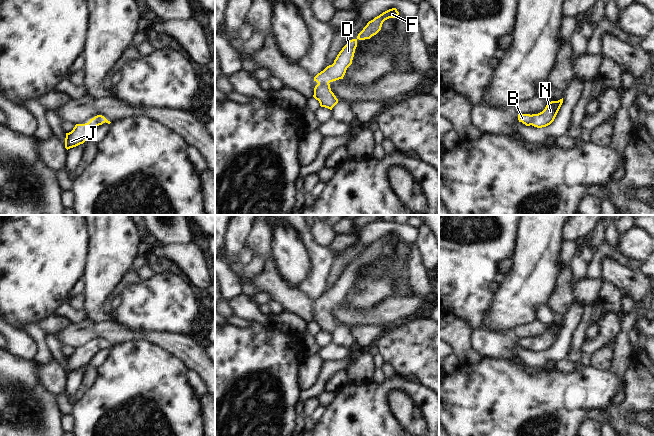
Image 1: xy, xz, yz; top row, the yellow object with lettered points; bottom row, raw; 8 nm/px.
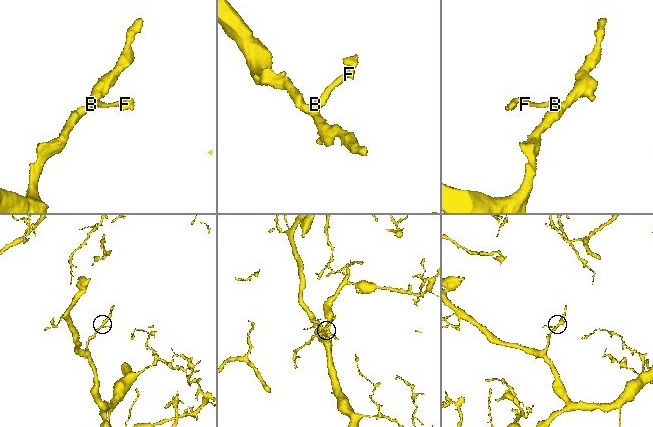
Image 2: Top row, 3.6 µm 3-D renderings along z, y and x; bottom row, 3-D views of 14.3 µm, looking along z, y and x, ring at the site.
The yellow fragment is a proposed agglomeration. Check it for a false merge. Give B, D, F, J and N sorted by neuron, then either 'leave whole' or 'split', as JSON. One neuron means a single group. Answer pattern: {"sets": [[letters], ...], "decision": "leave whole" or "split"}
{"sets": [["B", "D", "F", "J", "N"]], "decision": "leave whole"}

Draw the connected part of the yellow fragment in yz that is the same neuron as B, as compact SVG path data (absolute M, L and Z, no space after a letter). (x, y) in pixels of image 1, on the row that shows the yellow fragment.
M563 98L558 101L547 102L547 105L542 112L532 115L518 114L518 120L526 126L532 125L537 128L546 127L554 121L562 103Z

